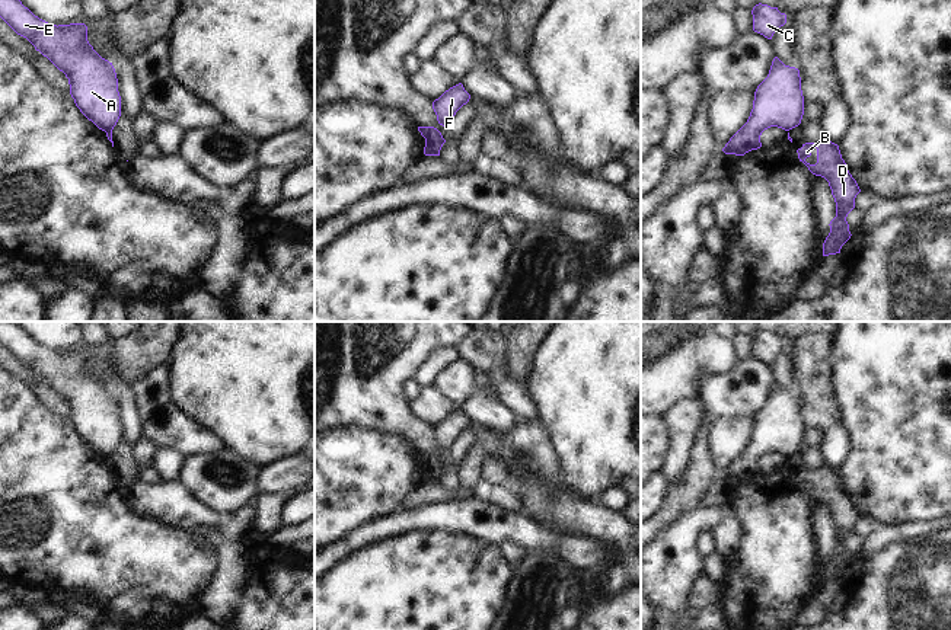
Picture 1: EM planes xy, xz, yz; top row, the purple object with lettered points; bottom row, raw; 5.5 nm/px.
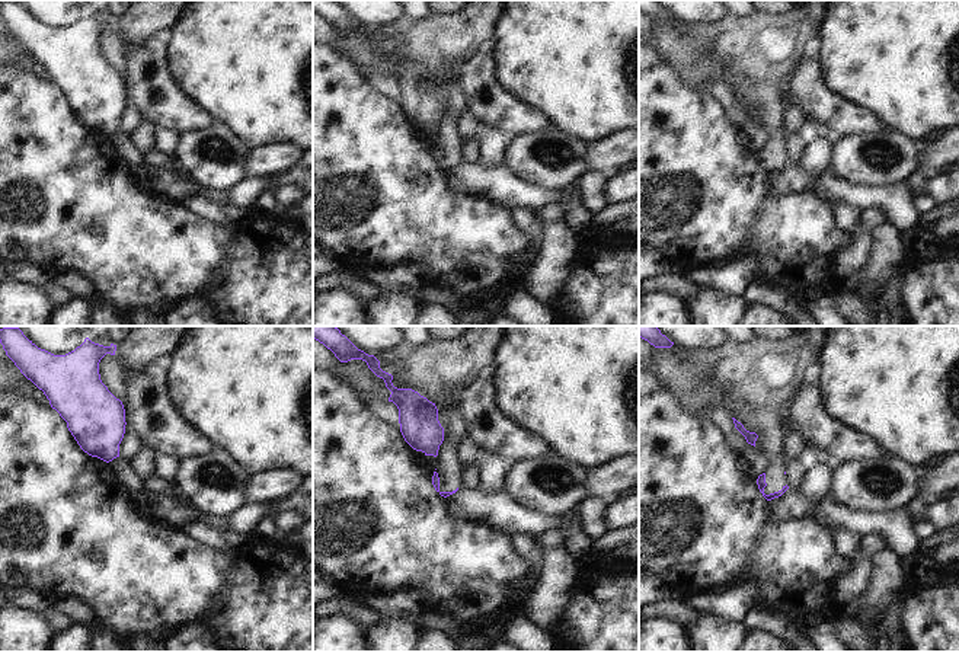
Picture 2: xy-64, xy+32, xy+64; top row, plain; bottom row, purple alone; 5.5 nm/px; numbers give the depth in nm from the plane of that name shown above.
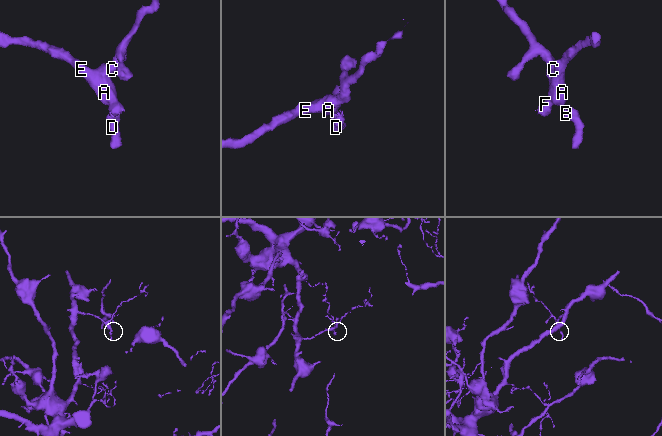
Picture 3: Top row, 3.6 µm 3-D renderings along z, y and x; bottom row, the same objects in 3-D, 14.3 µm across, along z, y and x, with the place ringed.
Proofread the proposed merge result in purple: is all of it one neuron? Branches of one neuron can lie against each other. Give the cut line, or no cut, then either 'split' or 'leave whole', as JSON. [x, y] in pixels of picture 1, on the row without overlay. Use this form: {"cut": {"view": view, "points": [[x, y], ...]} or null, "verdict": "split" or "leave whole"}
{"cut": {"view": "xy", "points": [[111, 454], [107, 459]]}, "verdict": "split"}

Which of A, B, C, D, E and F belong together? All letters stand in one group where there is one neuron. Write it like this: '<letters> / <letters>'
A C E F / B D

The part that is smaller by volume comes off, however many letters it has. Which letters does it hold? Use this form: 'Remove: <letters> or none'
Remove: B, D

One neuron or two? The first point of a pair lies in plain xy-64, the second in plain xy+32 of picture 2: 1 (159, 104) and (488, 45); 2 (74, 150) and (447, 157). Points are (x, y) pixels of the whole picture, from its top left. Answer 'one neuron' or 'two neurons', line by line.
1: two neurons
2: two neurons

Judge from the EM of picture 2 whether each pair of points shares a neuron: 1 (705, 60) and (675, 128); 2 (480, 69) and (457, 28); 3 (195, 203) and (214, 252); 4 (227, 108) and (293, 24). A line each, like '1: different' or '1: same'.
1: different
2: different
3: different
4: same

